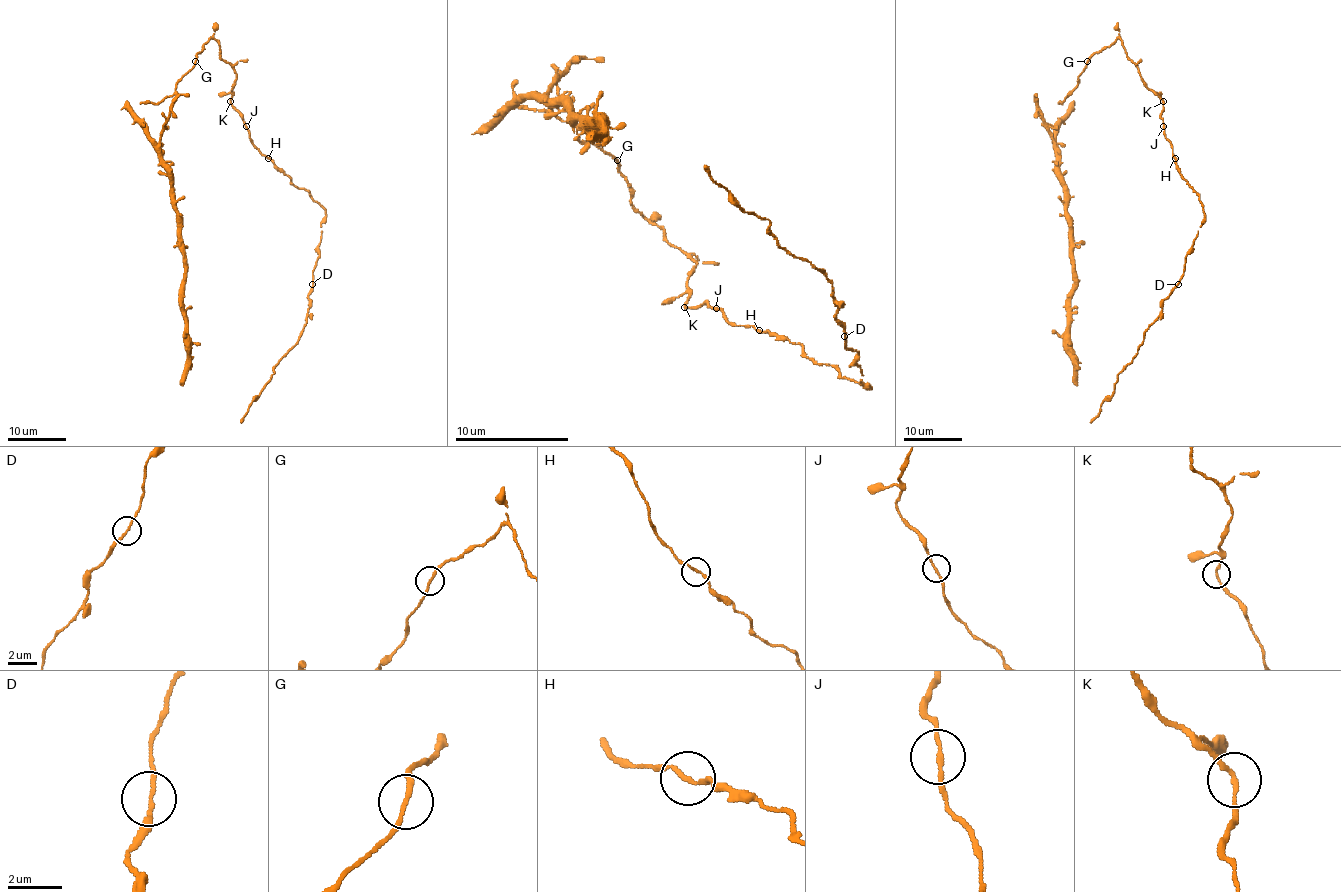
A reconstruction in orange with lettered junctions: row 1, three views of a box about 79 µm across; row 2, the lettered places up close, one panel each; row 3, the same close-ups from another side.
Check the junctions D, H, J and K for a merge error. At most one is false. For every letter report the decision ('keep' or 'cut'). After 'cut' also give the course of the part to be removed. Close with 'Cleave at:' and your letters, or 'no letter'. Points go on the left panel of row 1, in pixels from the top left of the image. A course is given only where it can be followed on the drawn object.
D: keep
H: keep
J: keep
K: keep
Cleave at: no letter

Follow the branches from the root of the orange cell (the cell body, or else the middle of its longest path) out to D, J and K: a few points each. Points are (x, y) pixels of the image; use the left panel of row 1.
D: (235, 71), (236, 80), (230, 102), (244, 120), (249, 139), (295, 186), (305, 189), (325, 211), (312, 284)
J: (235, 71), (236, 80), (230, 102), (246, 126)
K: (235, 71), (236, 80), (230, 102)

